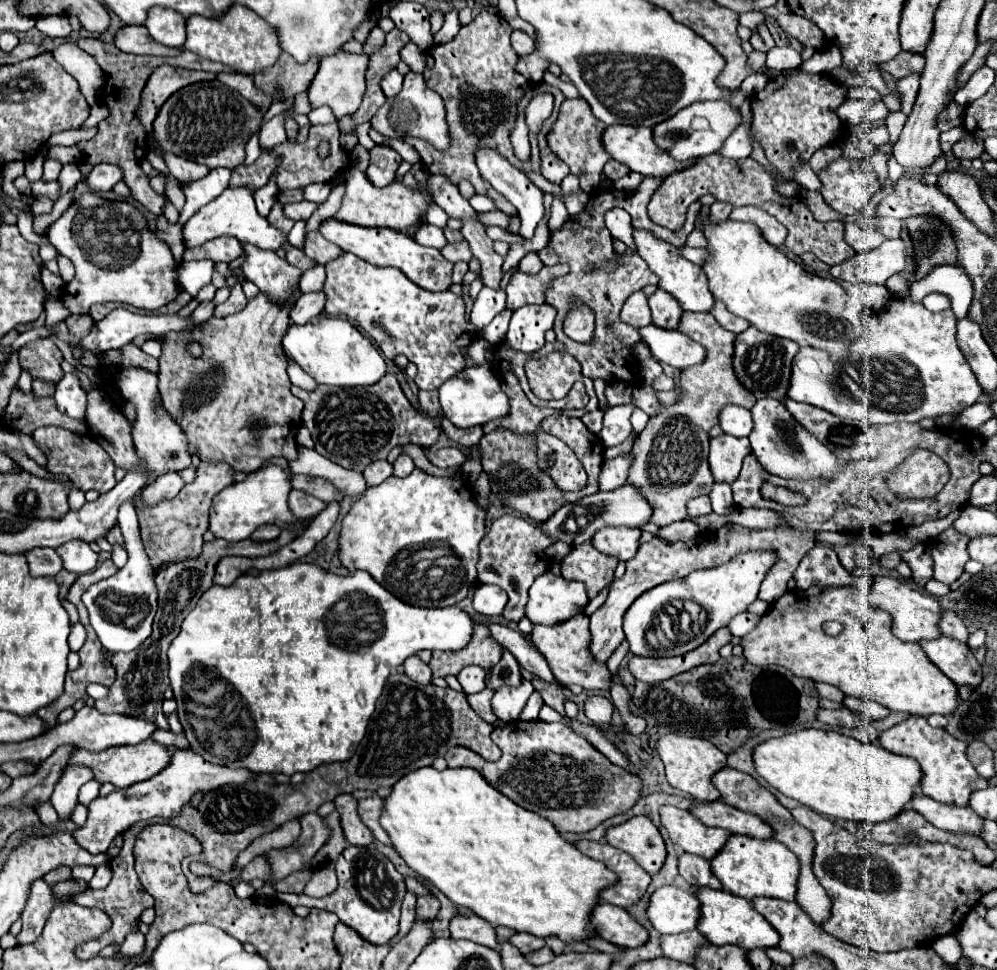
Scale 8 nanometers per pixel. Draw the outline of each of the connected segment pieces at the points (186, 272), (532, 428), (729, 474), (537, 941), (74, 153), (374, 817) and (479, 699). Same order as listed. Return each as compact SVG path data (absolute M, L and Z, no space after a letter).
M197 260L197 262L181 262L177 268L177 284L181 290L195 296L203 286L211 282L215 263L211 260Z
M499 372L499 376L501 376L501 390L509 396L509 416L485 424L483 432L487 434L497 426L509 428L513 432L537 432L541 420L547 416L547 408L537 408L527 400L513 372Z
M721 434L715 440L711 440L711 452L709 452L709 464L711 464L711 474L715 482L723 484L733 484L739 476L741 462L749 454L751 446L749 440L735 438L729 434Z
M517 932L515 936L511 936L511 938L509 938L509 942L511 942L513 946L517 946L523 954L533 952L533 950L537 950L537 948L543 948L543 946L545 946L545 940L543 940L543 938L533 936L533 934L527 934L527 932Z
M53 146L47 150L47 156L45 158L53 158L53 160L59 160L61 164L67 164L67 162L77 162L79 160L79 150L75 146Z
M375 794L371 798L361 798L357 800L357 810L359 810L359 816L363 820L363 824L373 832L373 836L383 842L383 844L389 844L389 836L387 832L381 828L379 824L379 816L381 816L381 806L383 806L383 800Z
M485 688L485 690L477 692L477 694L469 694L469 696L467 696L471 708L473 708L485 722L489 722L489 724L495 724L495 722L499 720L499 718L495 716L493 708L491 708L491 698L493 698L493 694L495 694L495 692L493 692L491 688Z

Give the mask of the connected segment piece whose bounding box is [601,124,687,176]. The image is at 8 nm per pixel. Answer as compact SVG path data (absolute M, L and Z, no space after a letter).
M607 126L601 142L613 160L643 176L665 176L687 166L685 162L677 162L669 154L661 152L653 142L653 130L645 126Z

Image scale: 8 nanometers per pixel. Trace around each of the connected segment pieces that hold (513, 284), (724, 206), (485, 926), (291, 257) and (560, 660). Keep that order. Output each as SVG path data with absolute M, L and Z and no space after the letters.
M543 268L535 276L527 276L523 272L513 272L513 276L507 284L507 308L517 310L525 304L543 304L545 290L549 288L549 284L559 276L565 276L567 272L569 272L569 268L563 268L563 274L555 272L553 268Z
M715 202L715 204L711 206L709 220L711 220L711 222L723 222L723 220L727 220L727 218L729 218L731 210L733 210L733 206L731 206L731 204L727 204L727 202Z
M457 914L451 924L449 924L449 930L451 930L451 938L459 940L471 940L471 942L477 942L477 944L483 944L487 948L493 948L493 950L499 950L499 940L497 940L497 934L495 934L495 928L487 922L487 920L481 920L479 916L461 916Z
M285 242L283 244L283 250L285 250L285 260L289 262L289 264L293 264L293 266L297 266L301 272L303 270L307 270L307 268L311 268L311 266L315 266L315 262L311 260L311 258L307 258L305 256L305 252L303 250L299 250L299 248L295 248L293 244L289 244L289 242Z
M585 614L579 616L571 616L569 620L565 620L563 624L535 624L533 632L531 632L531 642L533 646L545 656L555 680L563 686L571 686L571 684L579 684L585 690L609 690L611 688L611 674L607 670L605 664L597 664L591 654L589 654L589 618Z

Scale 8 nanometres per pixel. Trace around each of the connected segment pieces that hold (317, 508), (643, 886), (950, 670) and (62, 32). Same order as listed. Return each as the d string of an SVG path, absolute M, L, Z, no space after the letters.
M293 490L289 494L289 510L295 514L295 518L315 518L325 506L327 504L323 500L317 500L301 490Z
M577 840L575 846L585 856L601 860L611 872L617 874L617 882L599 892L601 902L609 902L619 908L629 908L645 894L651 876L629 854L625 854L619 848L613 848L607 842Z
M939 636L937 640L921 640L919 644L929 656L929 660L957 686L979 686L981 666L967 644L961 644L951 636Z
M49 16L49 18L37 18L37 30L45 36L69 36L71 24L67 16Z

